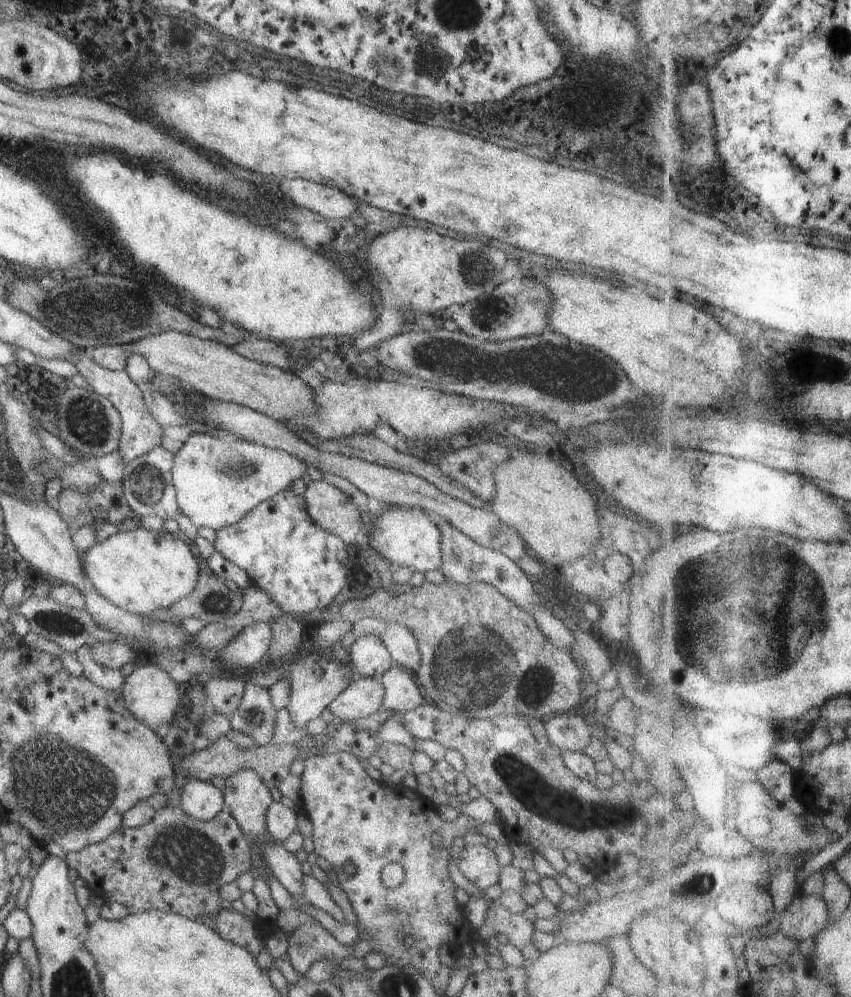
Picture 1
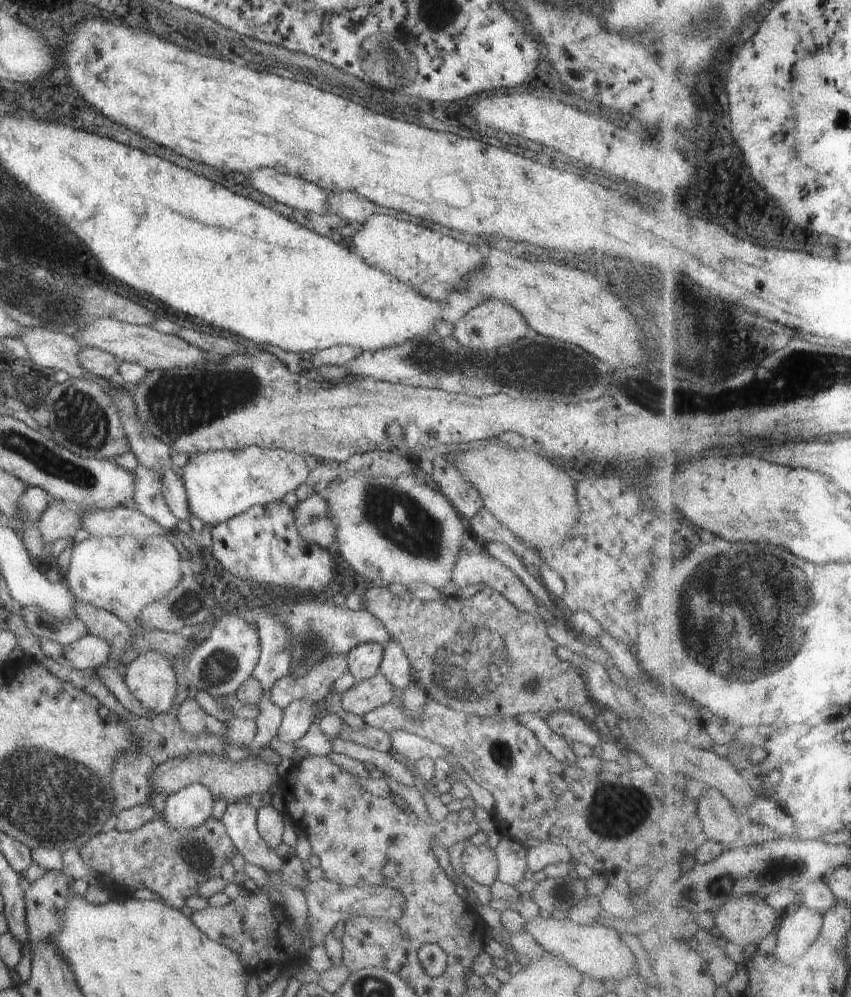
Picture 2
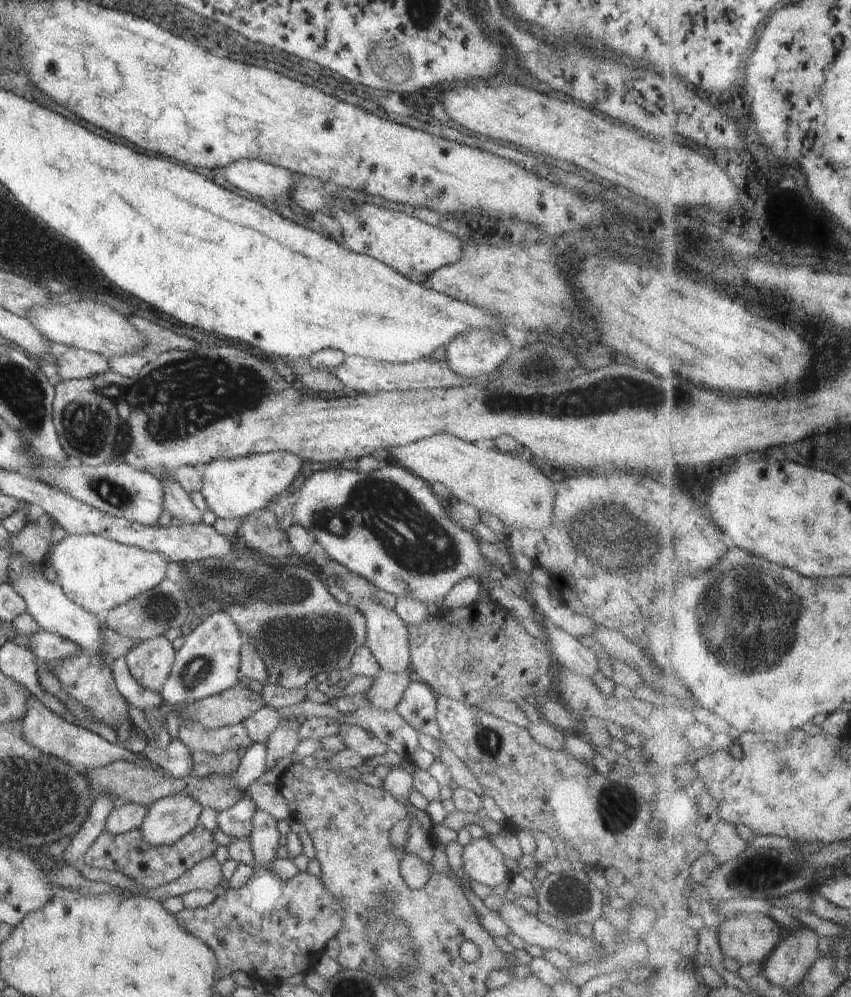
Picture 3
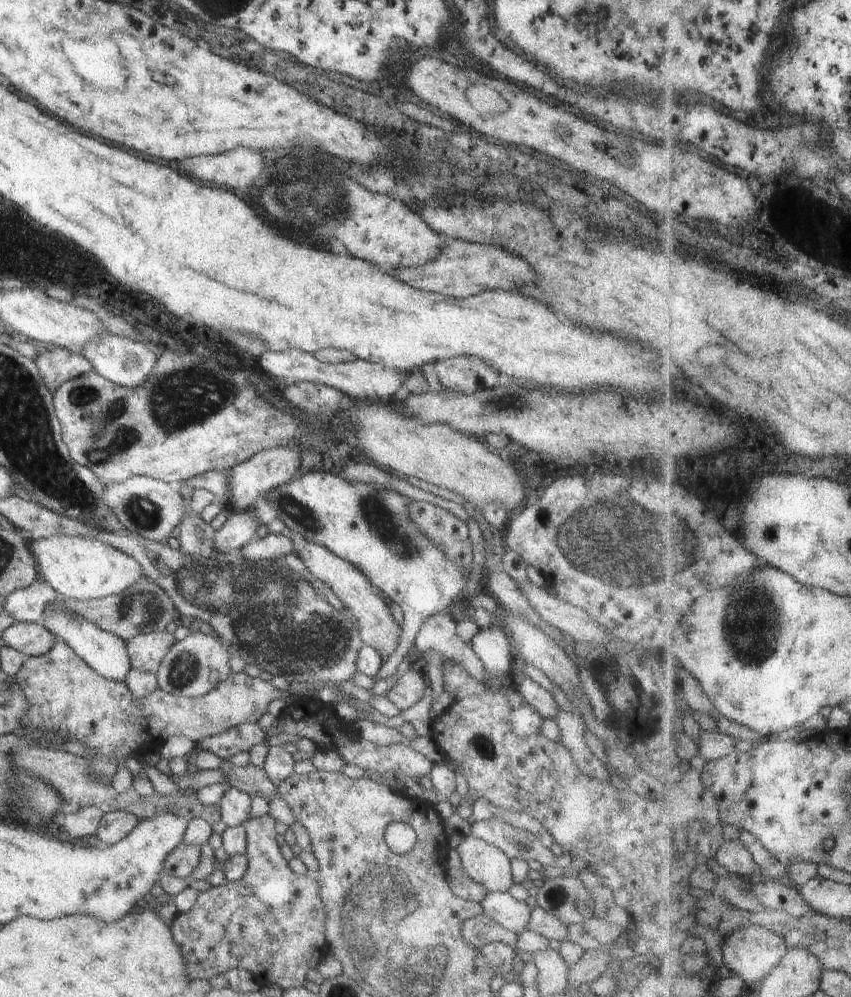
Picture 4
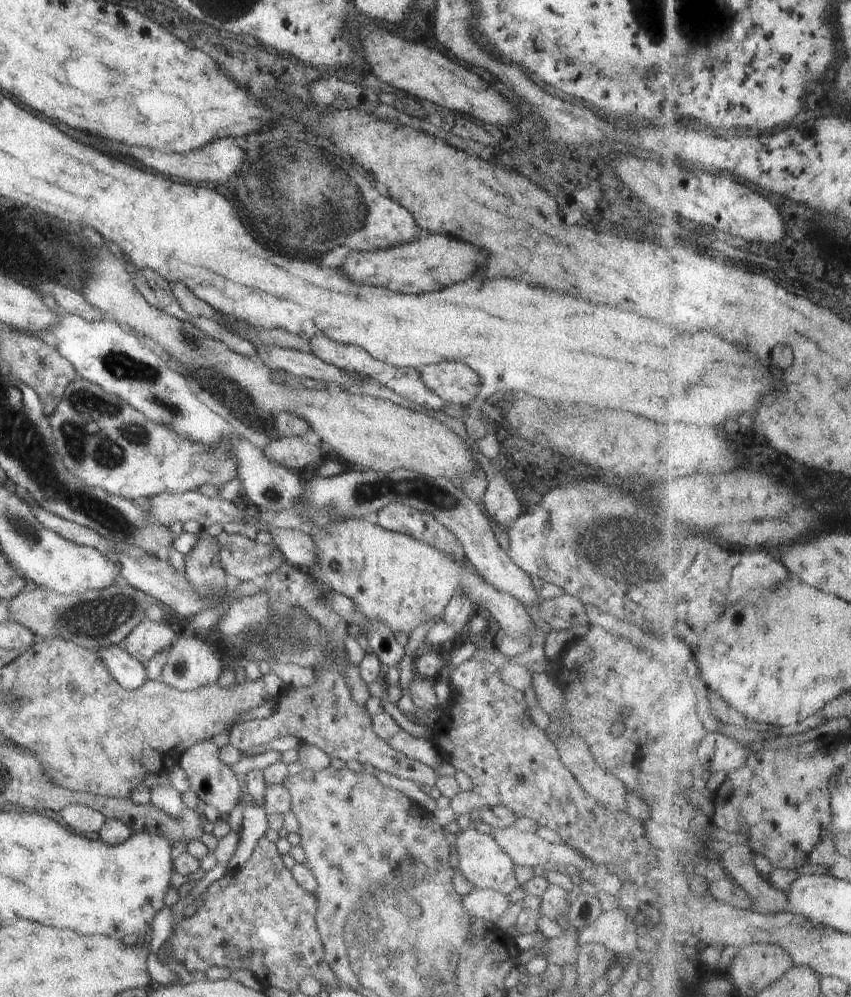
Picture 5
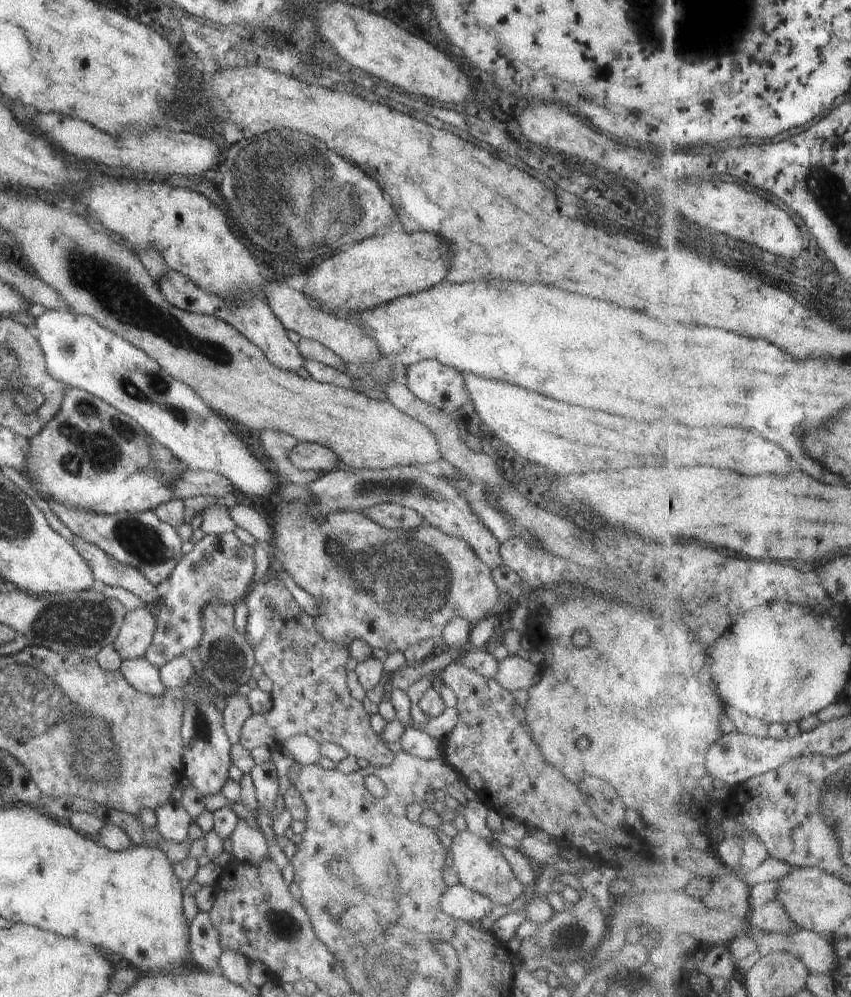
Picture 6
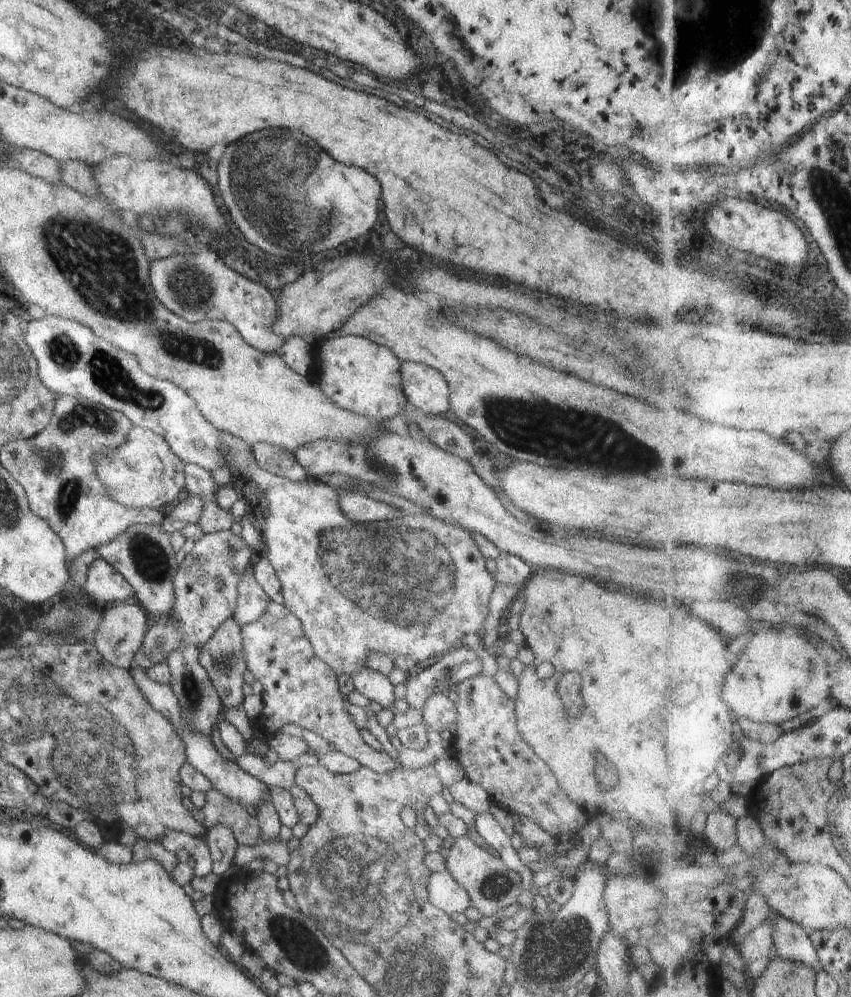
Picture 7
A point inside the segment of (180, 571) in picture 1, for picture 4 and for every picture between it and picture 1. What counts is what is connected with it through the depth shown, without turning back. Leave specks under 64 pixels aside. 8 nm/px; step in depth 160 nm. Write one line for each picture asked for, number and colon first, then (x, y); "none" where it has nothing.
2: (122, 575)
3: (96, 573)
4: (78, 568)

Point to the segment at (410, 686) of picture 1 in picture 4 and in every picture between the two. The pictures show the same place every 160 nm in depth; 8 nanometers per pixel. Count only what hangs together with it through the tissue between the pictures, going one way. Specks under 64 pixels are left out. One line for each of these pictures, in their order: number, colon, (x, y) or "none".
2: (395, 667)
3: (387, 637)
4: (370, 610)

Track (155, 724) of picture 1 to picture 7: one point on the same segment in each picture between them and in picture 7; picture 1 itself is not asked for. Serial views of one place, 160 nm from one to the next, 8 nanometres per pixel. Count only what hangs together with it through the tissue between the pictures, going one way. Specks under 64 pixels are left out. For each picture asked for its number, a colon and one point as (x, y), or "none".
2: (151, 679)
3: (149, 662)
4: (145, 651)
5: (149, 638)
6: (135, 636)
7: (121, 633)

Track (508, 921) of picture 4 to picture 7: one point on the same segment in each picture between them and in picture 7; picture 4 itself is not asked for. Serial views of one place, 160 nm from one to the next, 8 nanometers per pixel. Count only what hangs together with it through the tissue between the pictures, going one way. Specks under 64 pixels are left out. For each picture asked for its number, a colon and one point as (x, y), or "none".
5: (485, 904)
6: (459, 902)
7: (444, 892)

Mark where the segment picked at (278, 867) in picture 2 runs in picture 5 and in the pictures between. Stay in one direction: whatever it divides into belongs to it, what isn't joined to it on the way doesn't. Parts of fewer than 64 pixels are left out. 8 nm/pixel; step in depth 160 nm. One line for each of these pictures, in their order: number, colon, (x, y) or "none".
3: (236, 822)
4: (235, 806)
5: (213, 782)

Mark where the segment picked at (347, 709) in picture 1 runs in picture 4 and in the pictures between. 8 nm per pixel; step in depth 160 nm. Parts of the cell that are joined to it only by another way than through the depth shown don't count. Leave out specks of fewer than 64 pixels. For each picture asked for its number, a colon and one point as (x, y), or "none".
2: (364, 696)
3: (388, 688)
4: (408, 690)

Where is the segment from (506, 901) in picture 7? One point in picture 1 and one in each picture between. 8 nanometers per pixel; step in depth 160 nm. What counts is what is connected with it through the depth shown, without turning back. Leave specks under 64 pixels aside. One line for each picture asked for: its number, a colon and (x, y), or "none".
1: (479, 864)
2: (479, 862)
3: (484, 863)
4: (486, 865)
5: (478, 856)
6: (481, 867)

